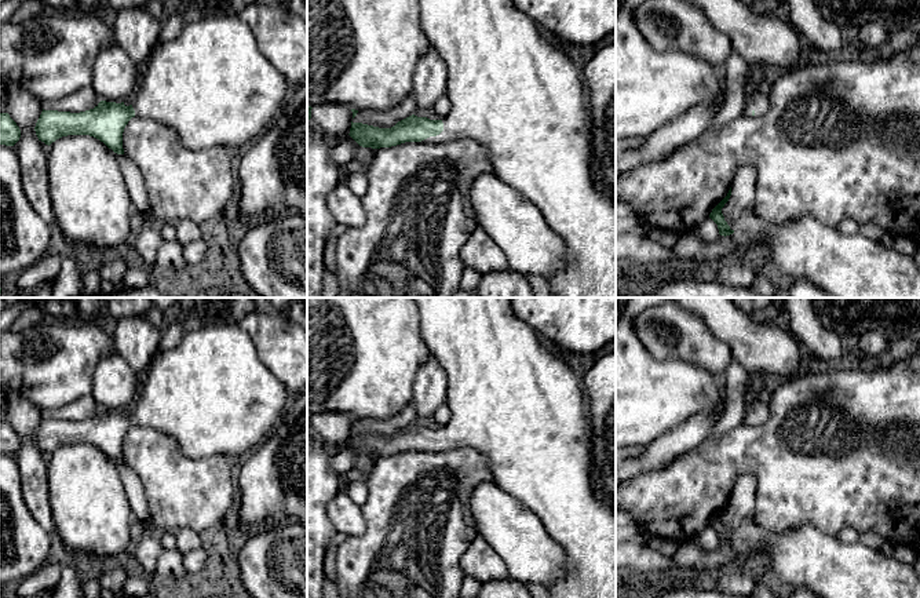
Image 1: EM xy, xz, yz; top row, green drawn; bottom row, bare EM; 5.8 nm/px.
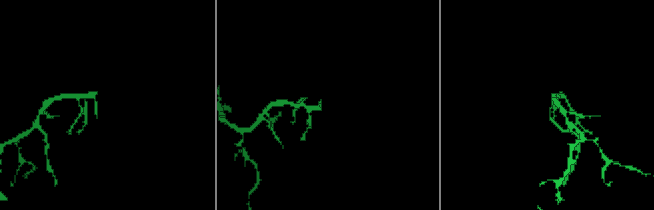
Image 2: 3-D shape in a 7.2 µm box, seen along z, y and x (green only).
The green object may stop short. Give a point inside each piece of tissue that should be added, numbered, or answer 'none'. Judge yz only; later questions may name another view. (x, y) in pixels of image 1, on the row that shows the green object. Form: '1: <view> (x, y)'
1: yz (755, 99)

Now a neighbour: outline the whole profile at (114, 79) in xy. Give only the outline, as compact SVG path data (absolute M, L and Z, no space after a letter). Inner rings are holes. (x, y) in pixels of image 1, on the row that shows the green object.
M117 44L98 54L92 72L92 88L101 101L121 103L131 99L138 81L135 62Z

